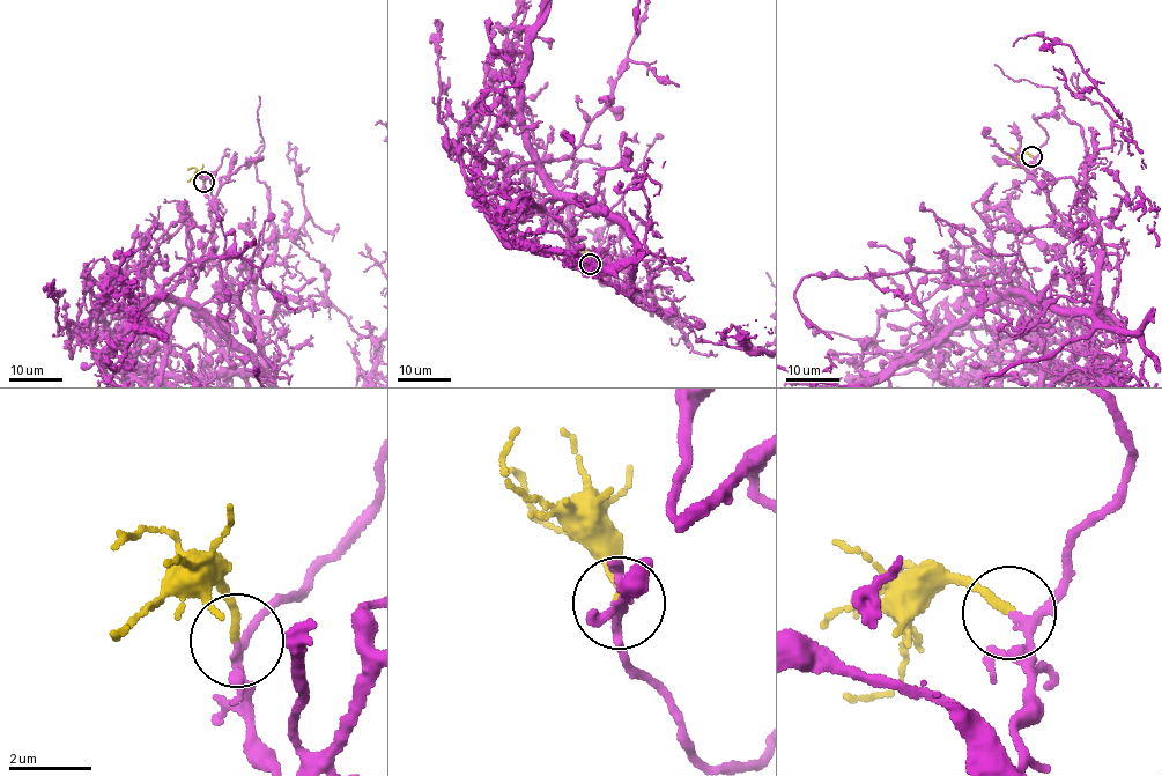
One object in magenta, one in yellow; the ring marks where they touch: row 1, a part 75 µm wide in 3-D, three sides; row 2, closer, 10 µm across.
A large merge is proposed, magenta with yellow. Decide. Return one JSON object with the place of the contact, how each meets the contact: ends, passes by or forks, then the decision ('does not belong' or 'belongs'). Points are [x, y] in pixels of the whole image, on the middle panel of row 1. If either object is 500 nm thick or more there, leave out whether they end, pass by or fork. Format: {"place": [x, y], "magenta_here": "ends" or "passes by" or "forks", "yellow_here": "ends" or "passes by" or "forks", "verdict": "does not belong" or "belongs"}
{"place": [590, 264], "magenta_here": "passes by", "yellow_here": "ends", "verdict": "does not belong"}

